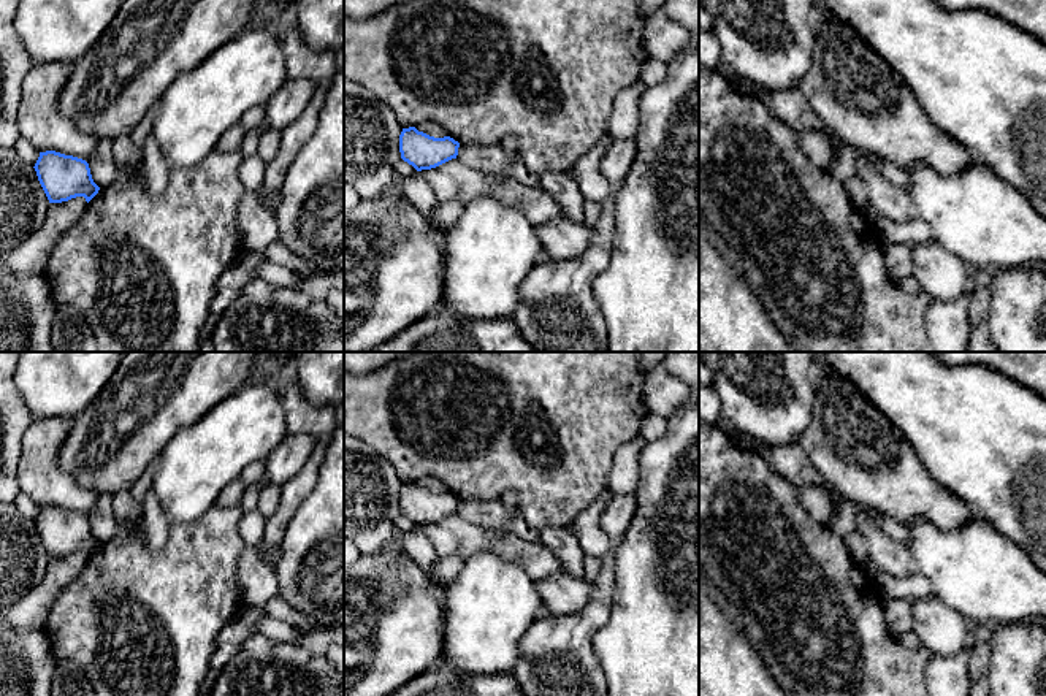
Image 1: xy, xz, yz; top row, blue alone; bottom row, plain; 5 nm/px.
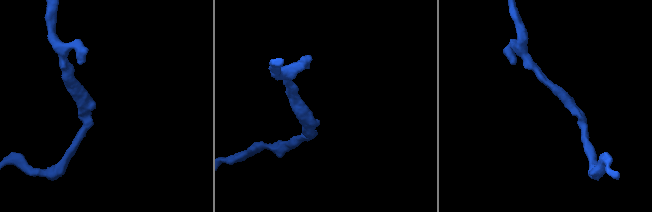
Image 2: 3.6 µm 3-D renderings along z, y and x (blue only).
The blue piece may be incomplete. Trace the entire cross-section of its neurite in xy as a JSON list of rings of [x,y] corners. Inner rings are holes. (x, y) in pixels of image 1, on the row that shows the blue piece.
[[[55,151],[40,152],[35,163],[38,181],[49,203],[84,197],[89,203],[100,190],[94,182],[89,163]]]

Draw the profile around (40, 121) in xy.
[[[63,62],[35,65],[21,86],[17,127],[40,152],[55,151],[89,162],[98,141],[81,133],[59,108],[59,97],[70,78],[71,65]]]

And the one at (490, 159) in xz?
[[[460,144],[456,159],[466,166],[498,179],[509,179],[510,168],[521,162],[501,144]]]

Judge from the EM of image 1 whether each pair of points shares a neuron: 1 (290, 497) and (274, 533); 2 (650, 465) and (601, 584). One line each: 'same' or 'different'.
1: same
2: different

